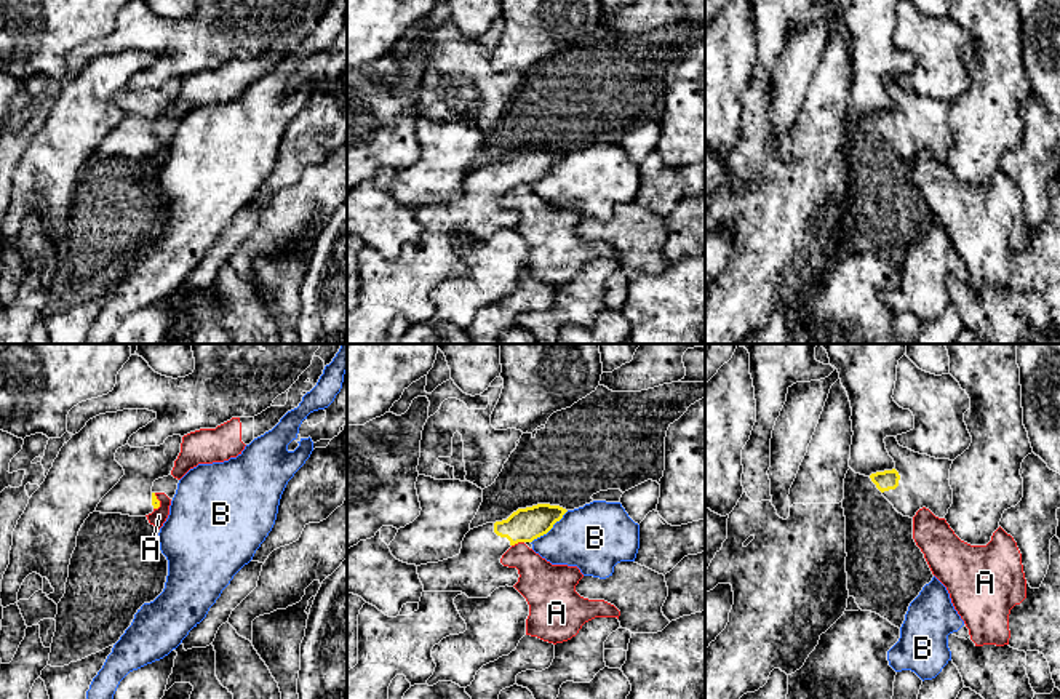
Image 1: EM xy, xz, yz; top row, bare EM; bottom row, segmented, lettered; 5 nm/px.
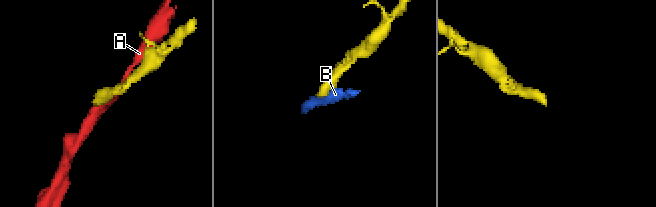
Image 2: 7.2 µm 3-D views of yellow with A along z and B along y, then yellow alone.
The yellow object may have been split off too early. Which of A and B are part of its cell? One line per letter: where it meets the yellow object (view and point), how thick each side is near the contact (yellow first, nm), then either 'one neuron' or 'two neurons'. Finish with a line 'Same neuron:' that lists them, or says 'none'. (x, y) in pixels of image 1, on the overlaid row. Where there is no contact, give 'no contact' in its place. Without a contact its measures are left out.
A: contact xz (517, 543); calibres 170 and 220 nm; two neurons
B: contact xz (549, 530); calibres 170 and 340 nm; two neurons
Same neuron: none

